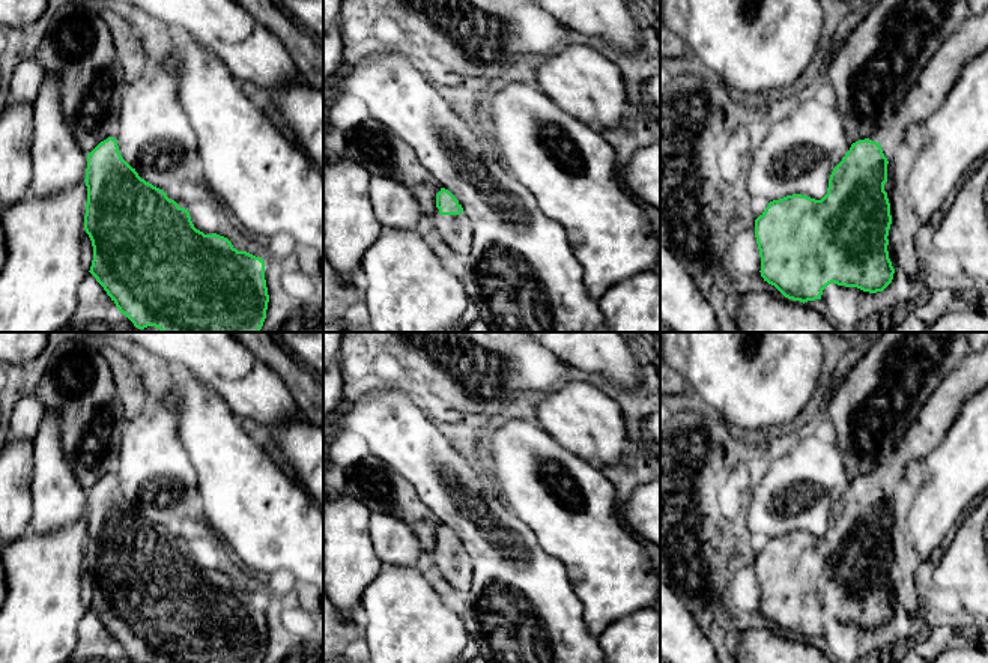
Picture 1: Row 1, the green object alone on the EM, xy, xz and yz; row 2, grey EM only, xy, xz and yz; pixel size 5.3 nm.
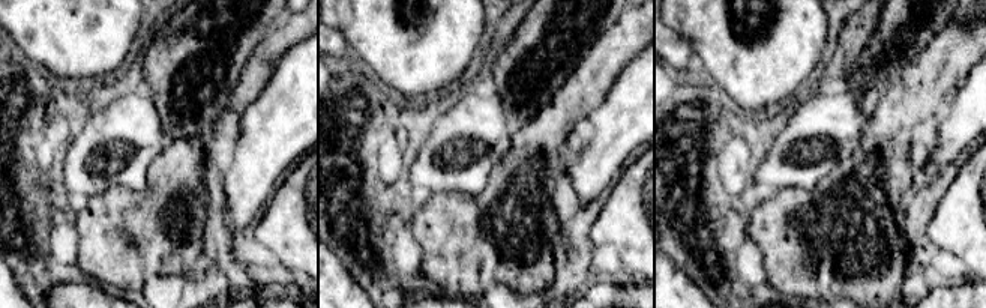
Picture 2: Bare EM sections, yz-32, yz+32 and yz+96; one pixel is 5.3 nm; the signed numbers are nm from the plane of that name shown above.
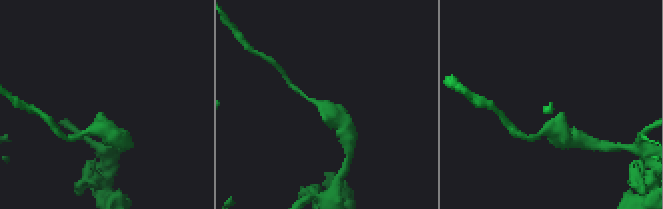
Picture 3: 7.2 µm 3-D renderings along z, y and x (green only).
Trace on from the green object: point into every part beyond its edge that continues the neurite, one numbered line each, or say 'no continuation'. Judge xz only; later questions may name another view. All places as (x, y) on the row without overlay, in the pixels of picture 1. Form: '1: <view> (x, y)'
1: xz (459, 572)

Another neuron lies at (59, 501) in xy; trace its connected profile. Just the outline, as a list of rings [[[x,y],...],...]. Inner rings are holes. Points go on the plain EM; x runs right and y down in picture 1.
[[[47,412],[33,439],[33,481],[30,486],[35,532],[54,532],[83,520],[87,492],[78,484],[66,462],[60,442],[60,422],[56,412]]]

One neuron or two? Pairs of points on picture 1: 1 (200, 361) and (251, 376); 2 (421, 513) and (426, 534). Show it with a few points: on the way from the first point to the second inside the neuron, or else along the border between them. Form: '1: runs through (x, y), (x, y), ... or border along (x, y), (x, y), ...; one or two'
1: runs through (212, 361), (220, 361), (239, 376); one
2: runs through (421, 517), (424, 529); one

